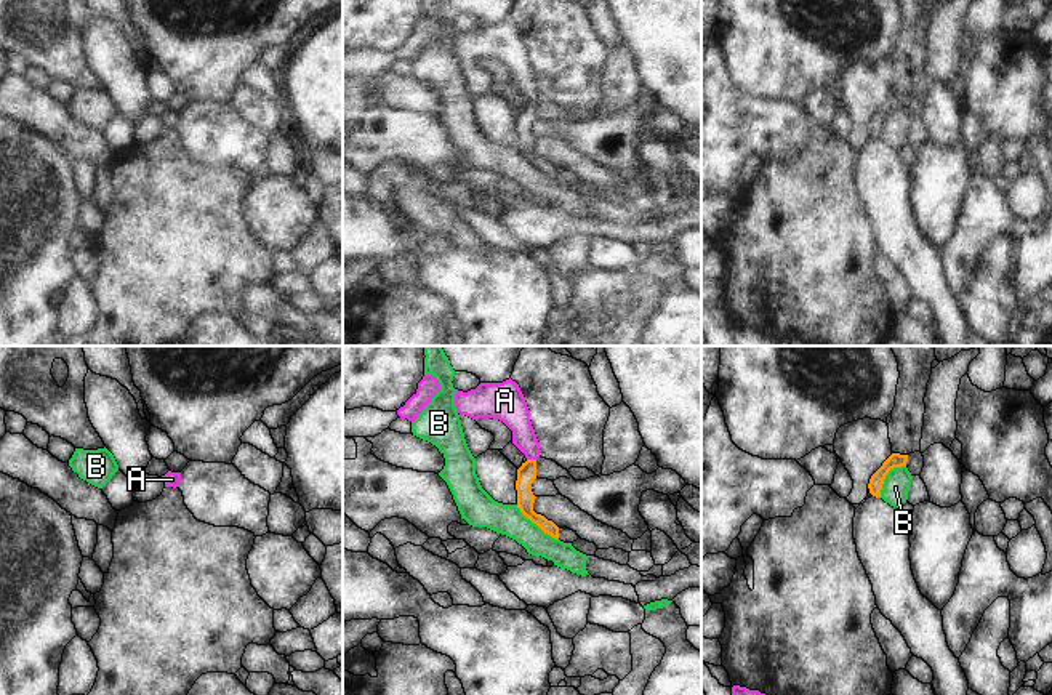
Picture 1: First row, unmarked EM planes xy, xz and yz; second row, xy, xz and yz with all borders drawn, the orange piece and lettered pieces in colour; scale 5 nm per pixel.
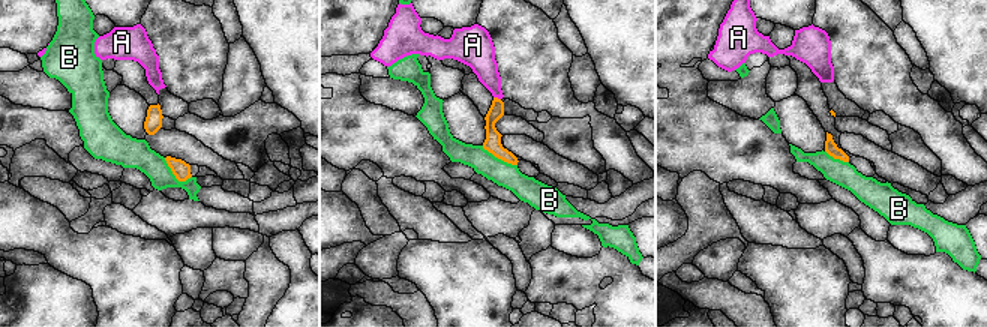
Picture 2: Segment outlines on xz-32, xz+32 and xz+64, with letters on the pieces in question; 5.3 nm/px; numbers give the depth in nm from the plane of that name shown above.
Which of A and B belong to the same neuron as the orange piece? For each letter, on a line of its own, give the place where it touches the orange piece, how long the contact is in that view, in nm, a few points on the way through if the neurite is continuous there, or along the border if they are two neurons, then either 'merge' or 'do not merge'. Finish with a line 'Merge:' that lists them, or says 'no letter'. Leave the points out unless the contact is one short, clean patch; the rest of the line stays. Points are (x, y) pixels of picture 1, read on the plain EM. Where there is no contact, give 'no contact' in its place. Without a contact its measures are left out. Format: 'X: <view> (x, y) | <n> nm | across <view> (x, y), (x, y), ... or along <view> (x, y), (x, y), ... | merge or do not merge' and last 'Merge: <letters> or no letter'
A: xz (532, 101) | 50 nm | across xz (527, 114), (532, 101), (532, 92), (514, 55) | merge
B: xz (537, 165) | 280 nm | along xz (516, 146), (527, 159), (558, 181) | do not merge
Merge: A

